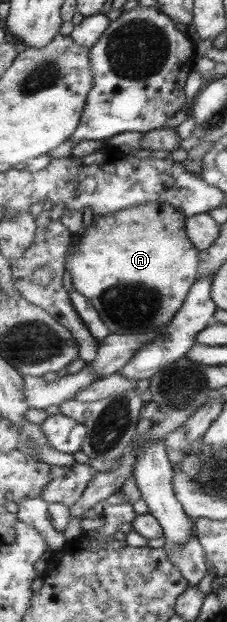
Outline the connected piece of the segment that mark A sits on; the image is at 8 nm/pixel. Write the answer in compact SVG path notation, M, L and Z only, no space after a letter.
M147 202L147 204L141 204L140 206L133 206L126 210L120 210L114 214L108 216L101 216L100 218L93 219L92 225L87 229L81 227L76 233L74 233L73 248L69 250L70 254L67 257L67 269L69 270L72 278L72 284L76 287L88 301L96 307L96 310L100 313L100 316L104 319L104 322L108 325L108 328L112 333L118 334L144 334L157 331L161 326L166 326L179 312L180 307L184 306L184 302L190 293L192 285L197 280L197 274L199 273L199 248L196 248L187 233L187 217L185 214L179 212L179 210L168 204L167 202Z

